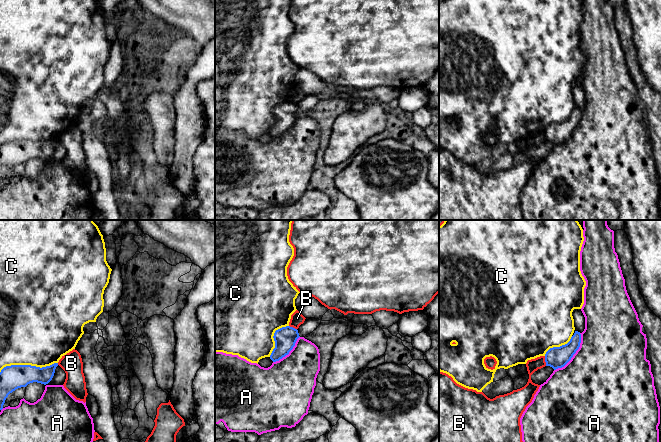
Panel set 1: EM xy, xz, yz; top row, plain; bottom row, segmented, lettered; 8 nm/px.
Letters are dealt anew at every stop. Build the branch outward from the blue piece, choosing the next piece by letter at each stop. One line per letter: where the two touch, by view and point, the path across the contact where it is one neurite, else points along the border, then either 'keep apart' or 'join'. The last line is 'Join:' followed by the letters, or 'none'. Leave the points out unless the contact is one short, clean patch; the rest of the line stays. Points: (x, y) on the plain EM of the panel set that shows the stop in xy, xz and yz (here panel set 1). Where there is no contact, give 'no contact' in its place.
A: meets blue in yz at (574, 129); keep apart
B: meets blue in yz at (545, 137); border along yz (544, 132), (546, 141); keep apart
C: meets blue in xy at (28, 141); keep apart
Join: none

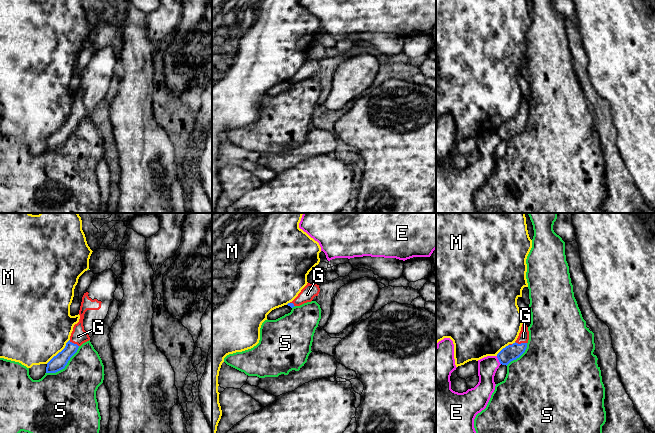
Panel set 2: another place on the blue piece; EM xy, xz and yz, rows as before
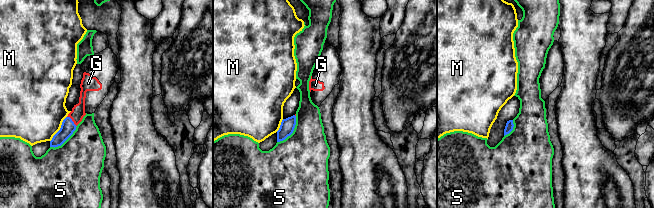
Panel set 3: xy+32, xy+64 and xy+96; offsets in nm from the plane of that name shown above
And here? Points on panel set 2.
E: meets blue in yz at (498, 135); border along yz (496, 132), (500, 140); keep apart
G: meets blue in yz at (521, 119); runs through yz (511, 128), (521, 119), (523, 113); join
M: meets blue in xy at (59, 128); keep apart
S: meets blue in xy at (65, 141); keep apart
Join: G

